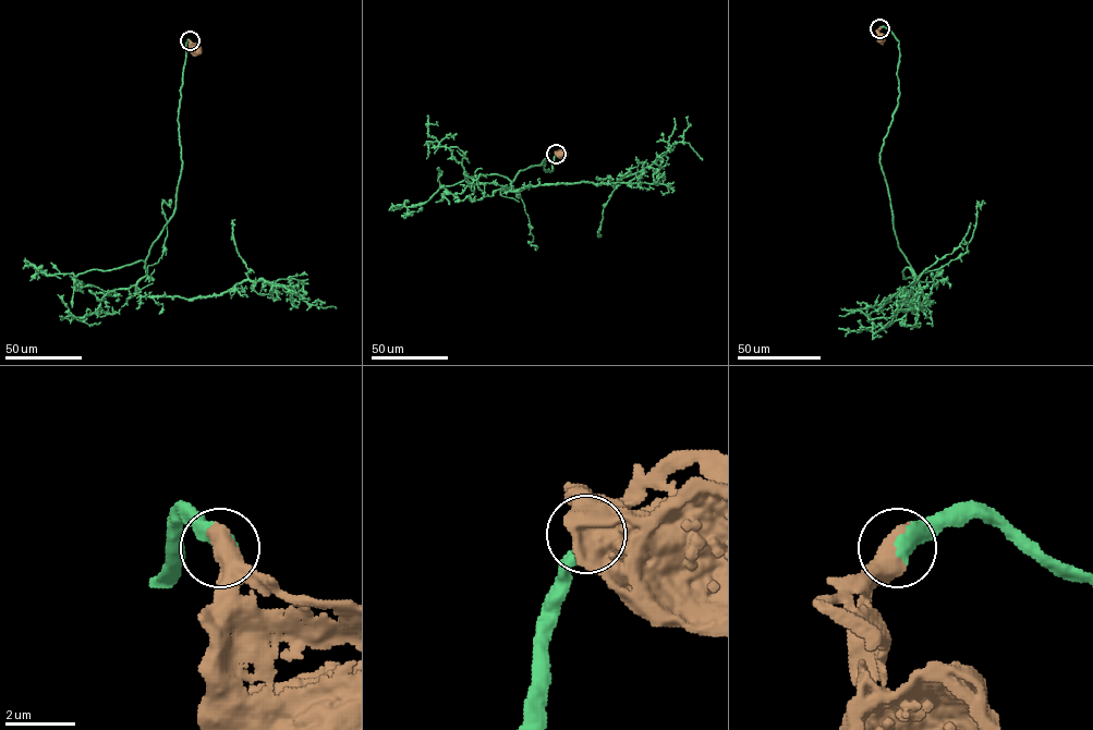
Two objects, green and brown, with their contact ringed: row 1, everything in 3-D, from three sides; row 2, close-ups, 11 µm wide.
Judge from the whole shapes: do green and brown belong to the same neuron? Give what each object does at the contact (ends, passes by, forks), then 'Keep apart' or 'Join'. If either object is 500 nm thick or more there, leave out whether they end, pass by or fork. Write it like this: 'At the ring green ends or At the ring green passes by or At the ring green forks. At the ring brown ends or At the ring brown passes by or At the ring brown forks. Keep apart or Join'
Join

